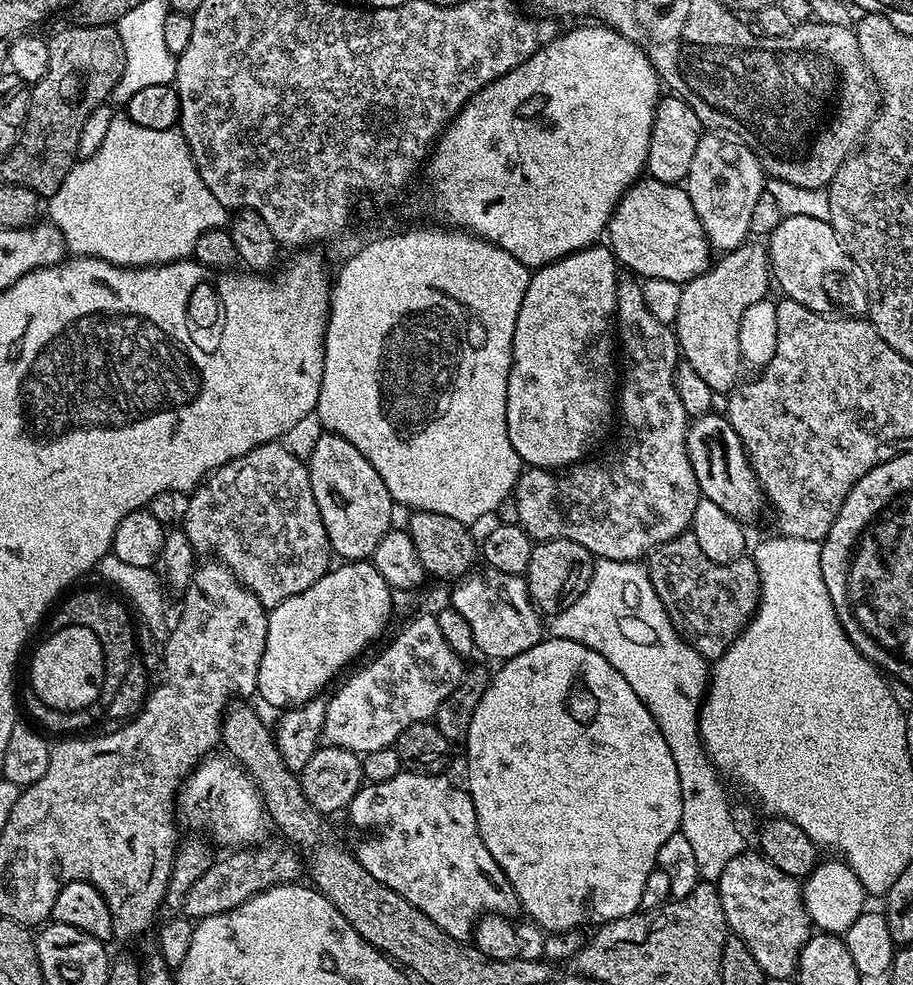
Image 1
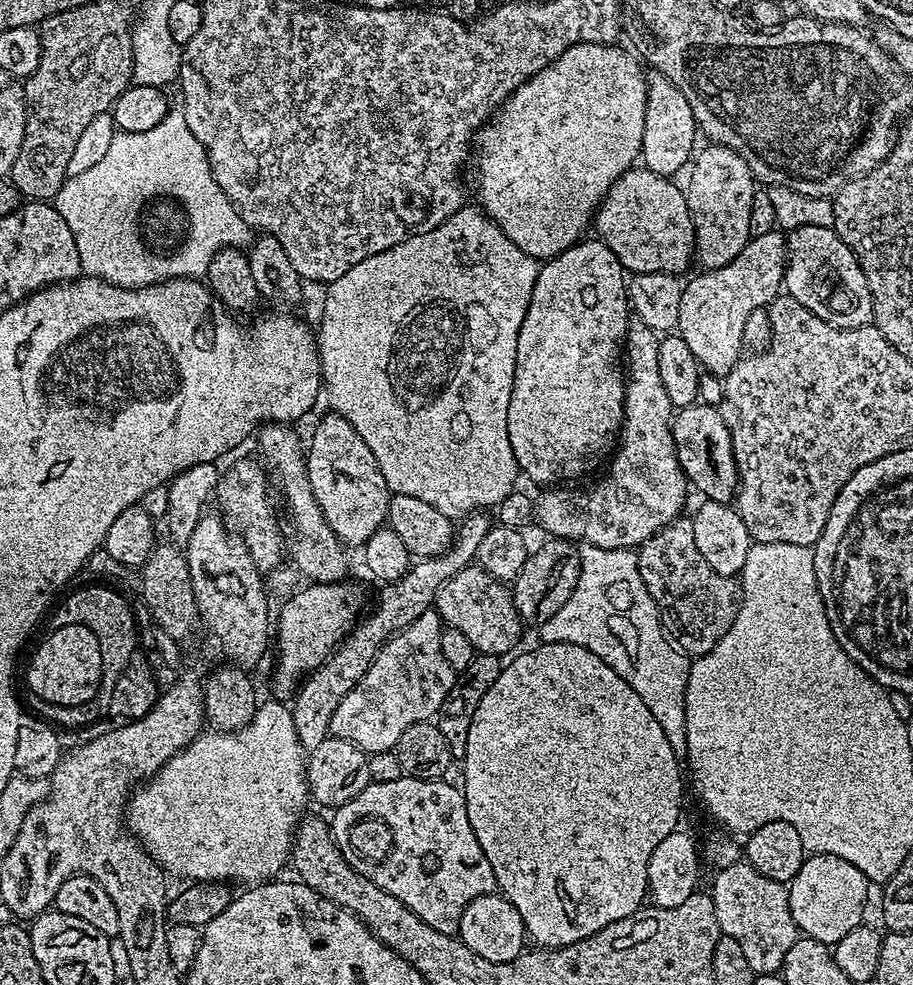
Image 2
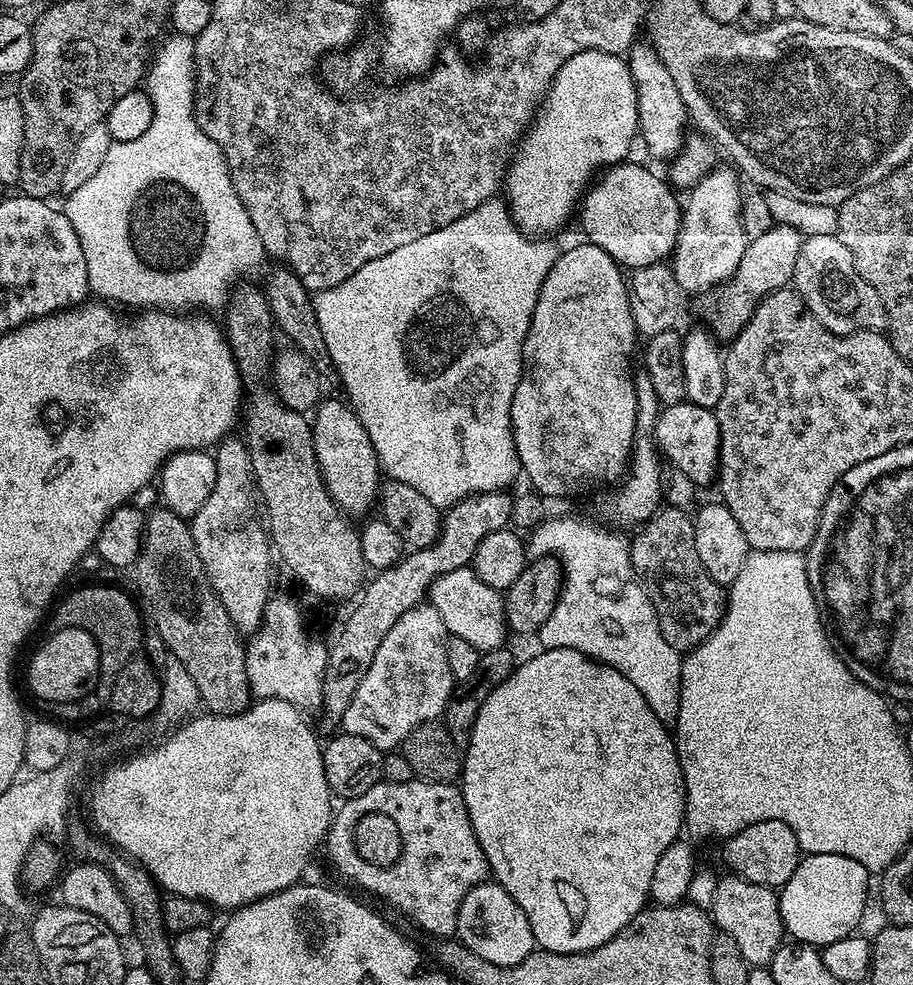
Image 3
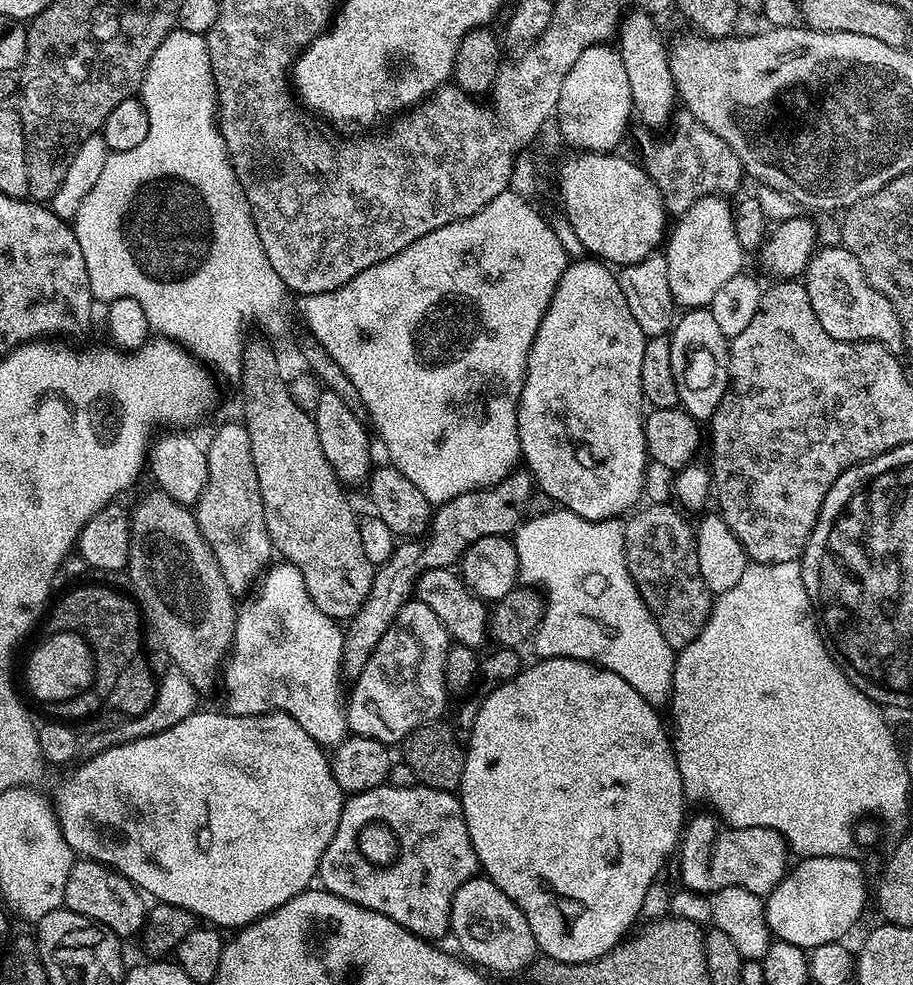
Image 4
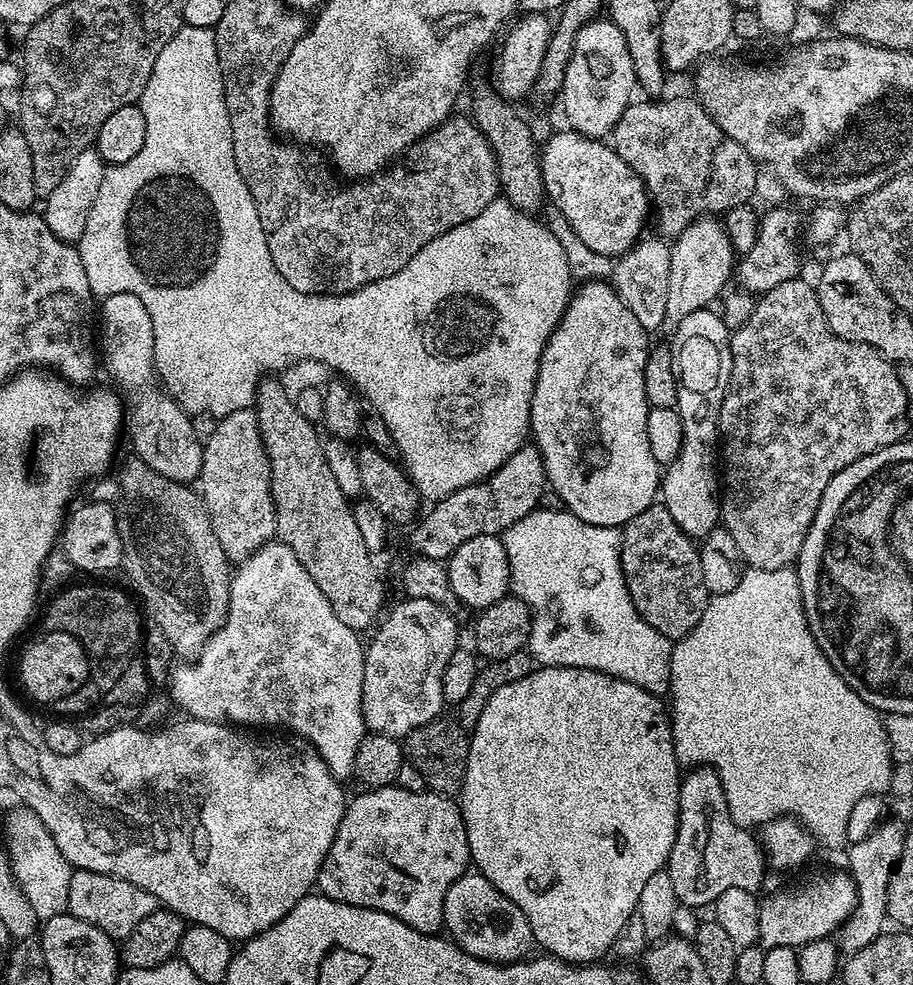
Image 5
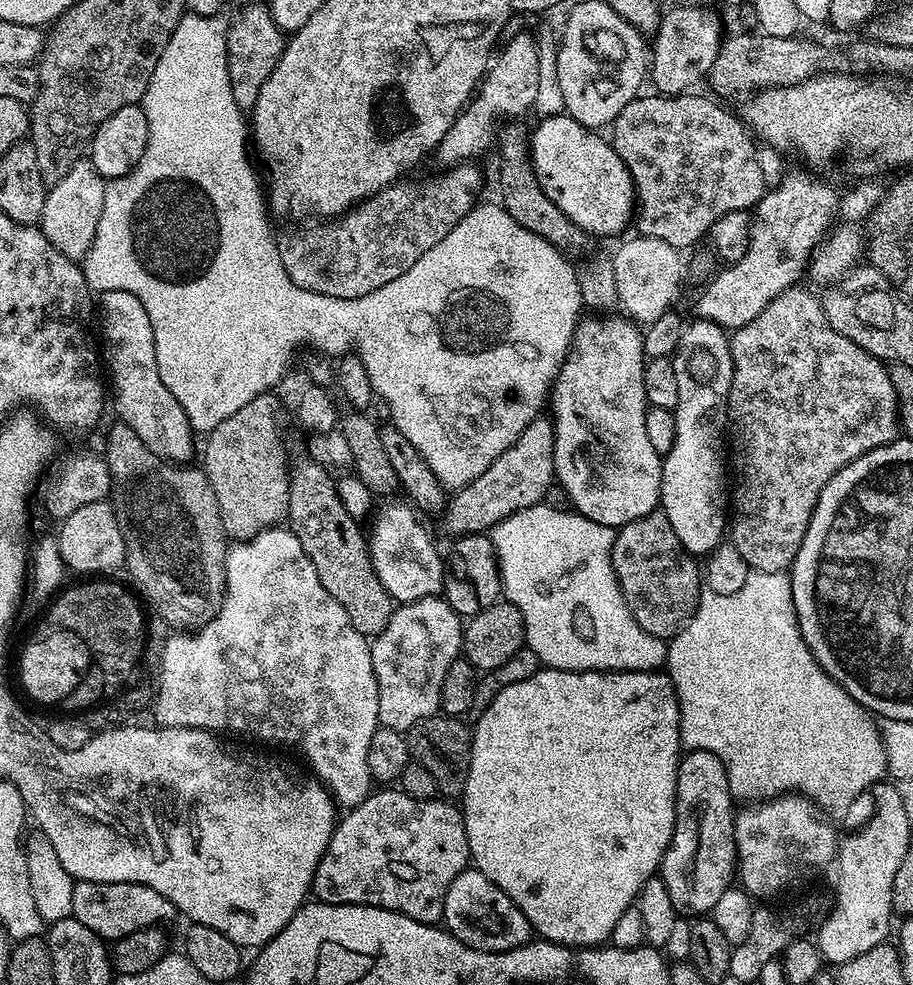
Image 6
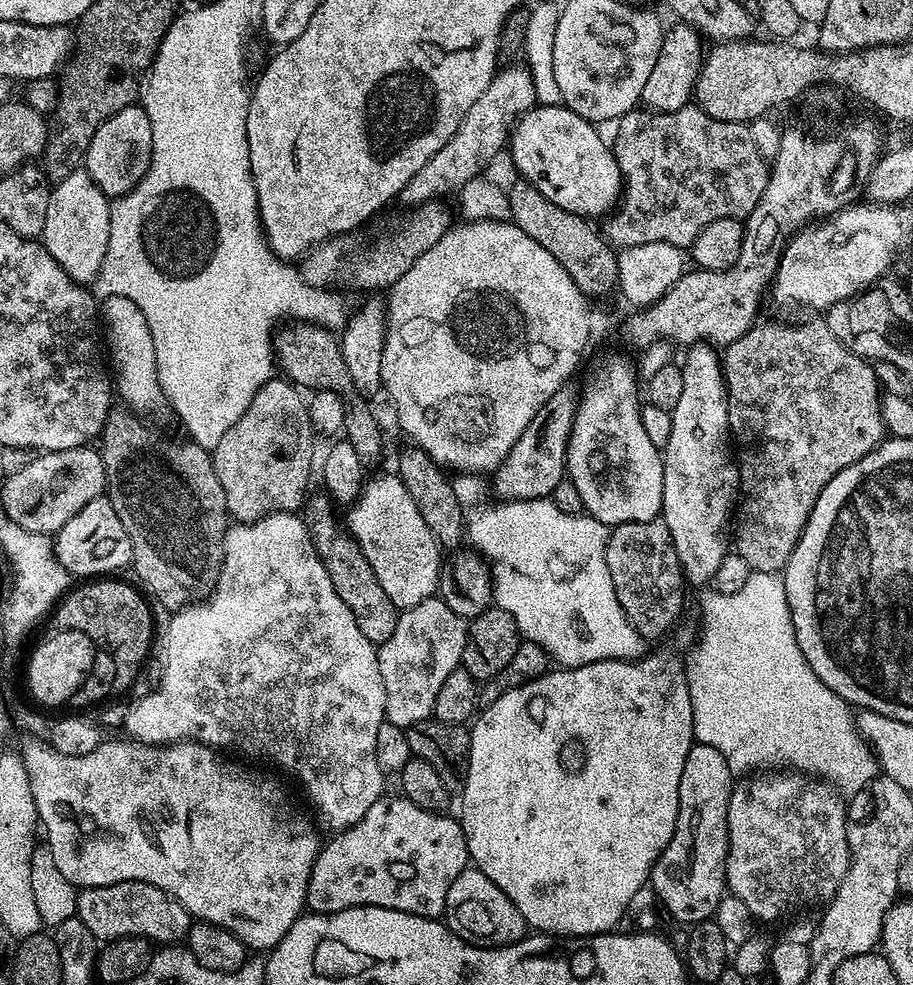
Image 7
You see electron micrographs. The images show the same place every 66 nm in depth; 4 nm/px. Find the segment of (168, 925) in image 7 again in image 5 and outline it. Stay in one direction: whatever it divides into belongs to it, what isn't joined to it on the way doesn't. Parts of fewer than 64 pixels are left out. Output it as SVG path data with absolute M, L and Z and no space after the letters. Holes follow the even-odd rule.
M77 868L70 878L67 915L82 918L82 922L90 922L90 926L98 926L98 930L117 942L123 942L134 930L134 926L146 918L146 914L154 914L157 906L154 894L142 890L142 886L134 886L134 882L126 882L110 874Z

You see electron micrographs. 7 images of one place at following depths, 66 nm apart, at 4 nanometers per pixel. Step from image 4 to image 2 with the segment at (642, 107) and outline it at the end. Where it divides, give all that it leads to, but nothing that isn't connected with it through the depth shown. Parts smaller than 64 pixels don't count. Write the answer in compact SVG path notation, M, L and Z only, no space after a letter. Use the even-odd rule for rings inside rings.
M649 71L646 76L646 106L644 107L642 146L640 147L640 160L643 167L650 169L654 174L669 178L675 177L677 175L675 172L682 170L684 172L693 159L694 149L692 150L692 147L696 144L696 136L698 137L698 129L694 110L690 110L690 102L686 102L682 90L678 90L678 86L674 86L674 82L670 82L670 78L666 78L661 72Z

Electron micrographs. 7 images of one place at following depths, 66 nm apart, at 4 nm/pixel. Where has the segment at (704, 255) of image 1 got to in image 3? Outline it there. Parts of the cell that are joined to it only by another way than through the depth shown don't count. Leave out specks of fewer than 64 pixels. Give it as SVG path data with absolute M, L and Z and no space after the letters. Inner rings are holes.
M632 163L611 165L585 191L579 213L587 243L606 250L610 258L628 270L663 264L672 256L682 213L681 201L676 201L677 193L663 175L655 176L650 169Z

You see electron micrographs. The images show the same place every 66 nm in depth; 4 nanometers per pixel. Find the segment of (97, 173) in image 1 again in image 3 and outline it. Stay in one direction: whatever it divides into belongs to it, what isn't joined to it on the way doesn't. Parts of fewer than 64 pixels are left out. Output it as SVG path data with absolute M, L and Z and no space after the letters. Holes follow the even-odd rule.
M175 34L169 37L156 56L156 65L153 68L151 65L146 72L146 91L154 106L154 122L150 122L150 130L146 130L142 138L134 138L134 142L113 142L110 150L106 150L106 162L102 162L98 174L92 175L83 186L78 186L78 190L67 193L68 201L62 204L62 211L70 218L70 226L74 226L78 242L82 242L82 254L86 254L88 287L93 297L104 302L117 300L120 304L137 304L140 310L163 310L173 314L185 310L208 310L204 308L223 309L230 289L238 278L251 277L248 275L266 260L266 253L258 238L258 230L254 230L254 222L250 222L250 214L246 214L246 206L242 206L242 198L238 198L234 190L234 182L228 173L228 163L222 150L200 129L196 121L196 46L193 37Z

